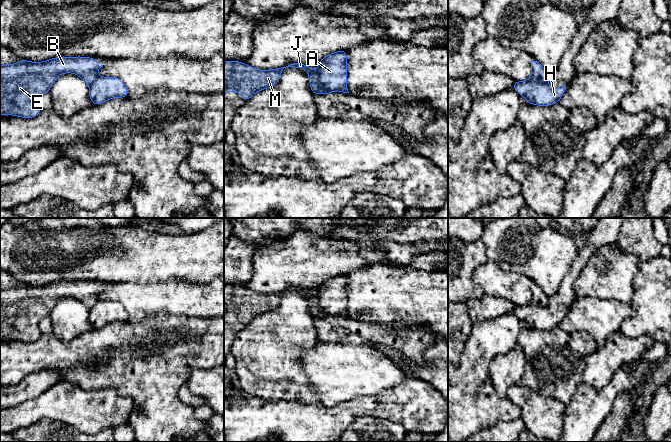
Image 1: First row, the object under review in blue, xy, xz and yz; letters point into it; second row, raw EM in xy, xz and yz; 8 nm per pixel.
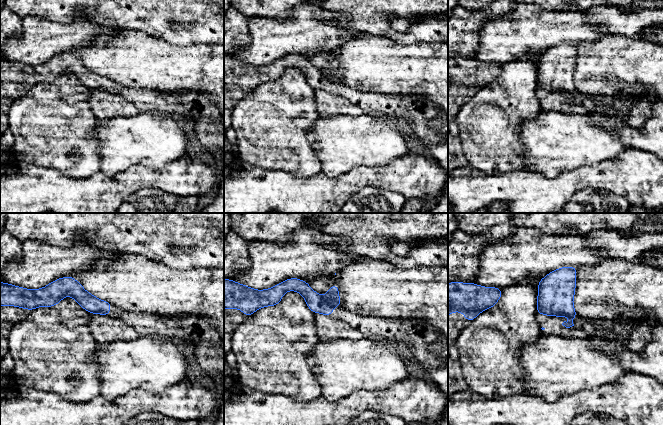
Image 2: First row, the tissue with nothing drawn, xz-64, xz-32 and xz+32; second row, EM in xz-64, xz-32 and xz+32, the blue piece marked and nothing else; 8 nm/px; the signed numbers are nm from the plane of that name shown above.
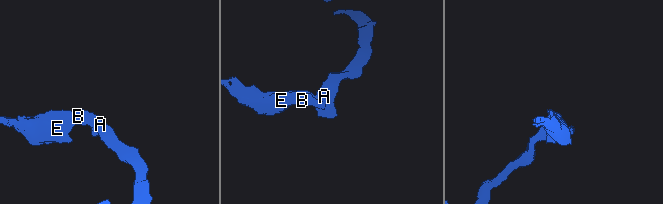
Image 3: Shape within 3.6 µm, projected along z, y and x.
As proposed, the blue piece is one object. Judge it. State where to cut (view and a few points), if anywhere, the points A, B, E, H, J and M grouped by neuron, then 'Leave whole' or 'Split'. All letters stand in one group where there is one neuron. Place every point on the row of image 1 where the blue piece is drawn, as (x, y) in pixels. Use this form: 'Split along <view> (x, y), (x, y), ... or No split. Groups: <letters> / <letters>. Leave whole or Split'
Split along xz (315, 71), (319, 84), (331, 92). Groups: A H / B E J M. Split

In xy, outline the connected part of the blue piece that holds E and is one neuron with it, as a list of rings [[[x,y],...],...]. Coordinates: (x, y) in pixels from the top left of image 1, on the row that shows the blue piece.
[[[57,57],[43,62],[31,62],[20,59],[17,64],[0,66],[0,116],[10,114],[21,118],[34,118],[42,110],[39,98],[49,92],[59,75],[73,73],[91,85],[98,77],[98,70],[103,67],[91,57]]]

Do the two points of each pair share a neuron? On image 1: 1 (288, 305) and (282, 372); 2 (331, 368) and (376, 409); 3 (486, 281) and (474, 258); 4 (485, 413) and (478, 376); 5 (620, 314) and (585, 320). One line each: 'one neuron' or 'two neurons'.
1: one neuron
2: two neurons
3: two neurons
4: one neuron
5: one neuron

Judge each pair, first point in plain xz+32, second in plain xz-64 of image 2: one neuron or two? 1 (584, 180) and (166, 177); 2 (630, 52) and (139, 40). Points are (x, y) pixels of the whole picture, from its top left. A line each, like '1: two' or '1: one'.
1: one
2: one

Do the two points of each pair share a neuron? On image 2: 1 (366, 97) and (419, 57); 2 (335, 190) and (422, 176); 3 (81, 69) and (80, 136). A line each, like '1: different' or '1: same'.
1: different
2: same
3: different

